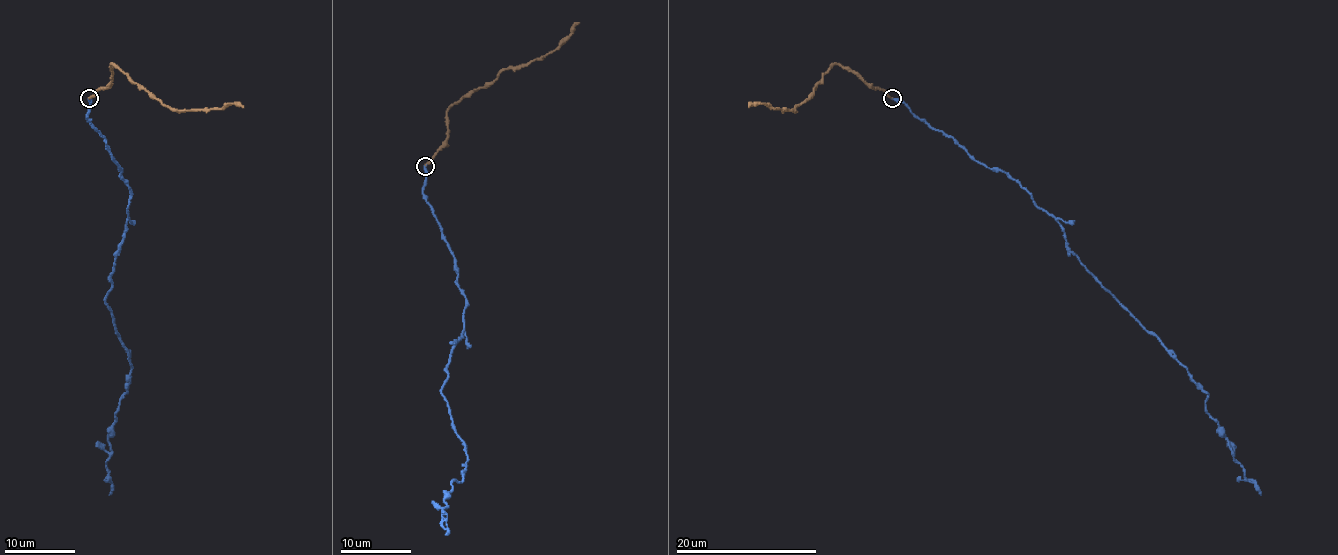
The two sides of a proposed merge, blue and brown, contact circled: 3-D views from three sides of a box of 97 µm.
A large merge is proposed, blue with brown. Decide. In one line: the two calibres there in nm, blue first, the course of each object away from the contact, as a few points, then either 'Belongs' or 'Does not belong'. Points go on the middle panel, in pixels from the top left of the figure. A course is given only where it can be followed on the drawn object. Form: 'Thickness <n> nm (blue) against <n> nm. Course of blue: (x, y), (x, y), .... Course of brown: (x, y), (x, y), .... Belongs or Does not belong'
Thickness 280 nm (blue) against 200 nm. Course of blue: (426, 165), (422, 193), (454, 255), (465, 305), (442, 388), (467, 460), (444, 499), (445, 534). Course of brown: (426, 165), (447, 137), (449, 109), (470, 93), (486, 87), (504, 70), (542, 59), (580, 22). Belongs

